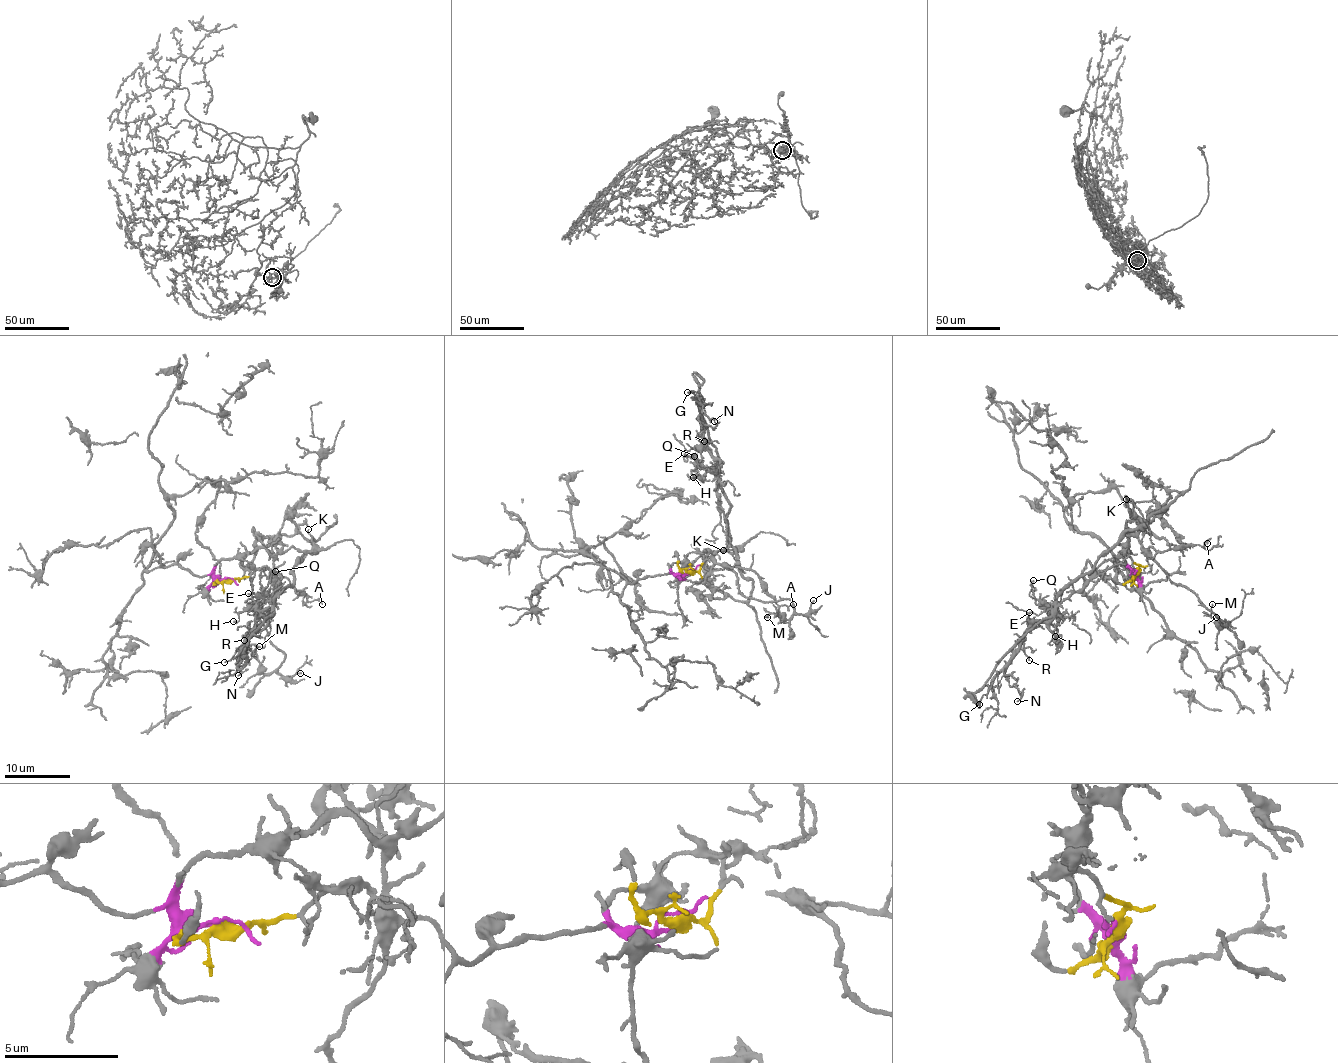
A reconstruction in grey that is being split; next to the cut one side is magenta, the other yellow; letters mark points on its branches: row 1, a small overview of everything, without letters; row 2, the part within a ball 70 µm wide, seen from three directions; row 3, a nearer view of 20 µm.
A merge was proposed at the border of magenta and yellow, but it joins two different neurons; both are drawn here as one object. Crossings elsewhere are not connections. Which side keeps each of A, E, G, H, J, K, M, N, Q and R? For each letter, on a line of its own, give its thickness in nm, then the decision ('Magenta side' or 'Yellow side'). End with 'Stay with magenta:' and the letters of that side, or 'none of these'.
A: Thickness 80 nm. Magenta side
E: Thickness 80 nm. Yellow side
G: Thickness 90 nm. Yellow side
H: Thickness 110 nm. Yellow side
J: Thickness 120 nm. Magenta side
K: Thickness 110 nm. Magenta side
M: Thickness 100 nm. Magenta side
N: Thickness 80 nm. Yellow side
Q: Thickness 130 nm. Yellow side
R: Thickness 130 nm. Yellow side
Stay with magenta: A, J, K, M

